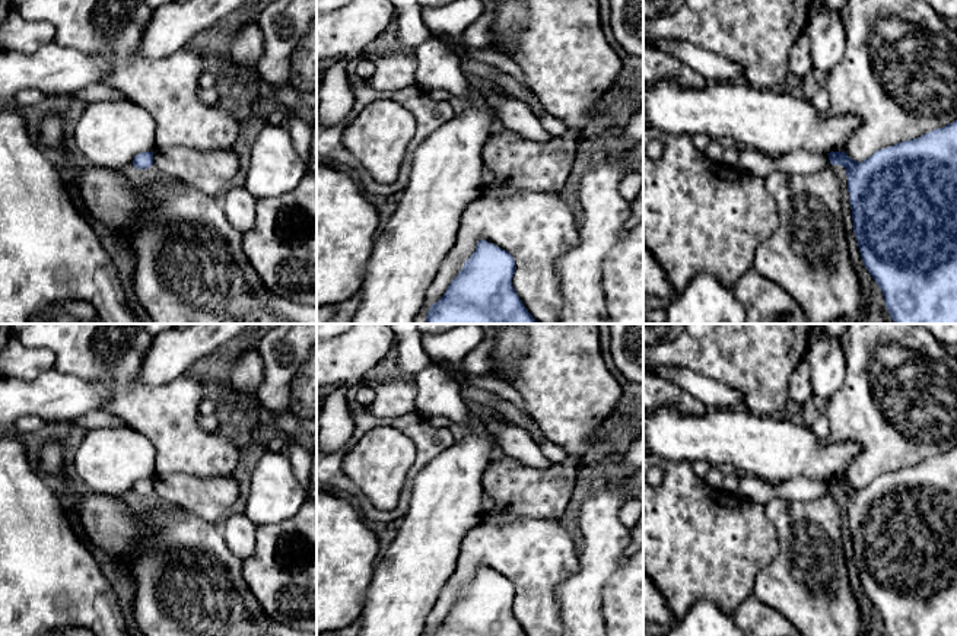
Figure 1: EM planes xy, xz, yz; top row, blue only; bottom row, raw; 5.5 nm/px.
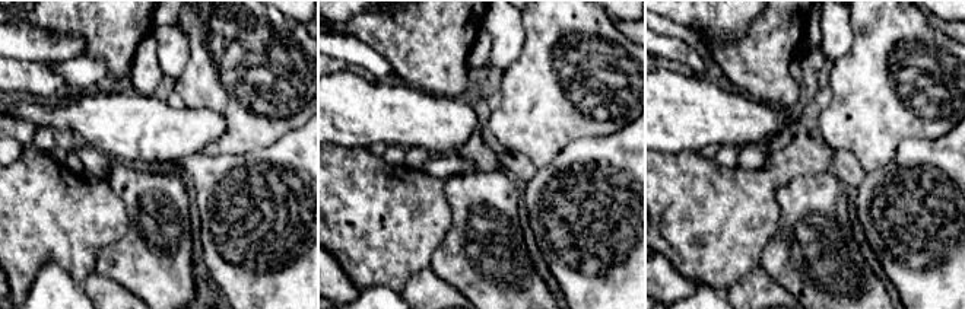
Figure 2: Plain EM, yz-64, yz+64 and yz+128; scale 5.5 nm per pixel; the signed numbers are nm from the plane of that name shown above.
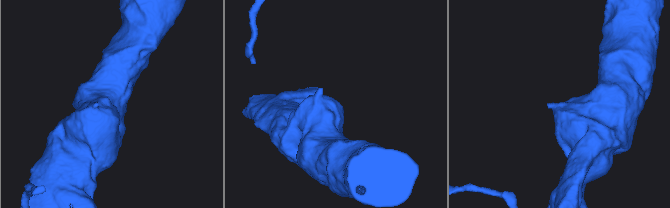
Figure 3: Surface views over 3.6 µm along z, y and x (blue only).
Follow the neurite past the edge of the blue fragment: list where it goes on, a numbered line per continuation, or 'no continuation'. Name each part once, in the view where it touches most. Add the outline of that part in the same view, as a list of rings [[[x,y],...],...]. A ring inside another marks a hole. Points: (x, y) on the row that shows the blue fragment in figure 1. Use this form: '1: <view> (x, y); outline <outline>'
1: yz (753, 162); outline [[[744,147],[740,152],[740,168],[757,178],[764,178],[773,171],[783,171],[791,175],[807,175],[827,169],[830,165],[829,155],[823,152],[792,152],[779,158],[766,156]]]

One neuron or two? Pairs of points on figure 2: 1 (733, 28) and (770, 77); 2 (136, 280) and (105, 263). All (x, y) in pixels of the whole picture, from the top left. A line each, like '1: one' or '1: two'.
1: two
2: one

